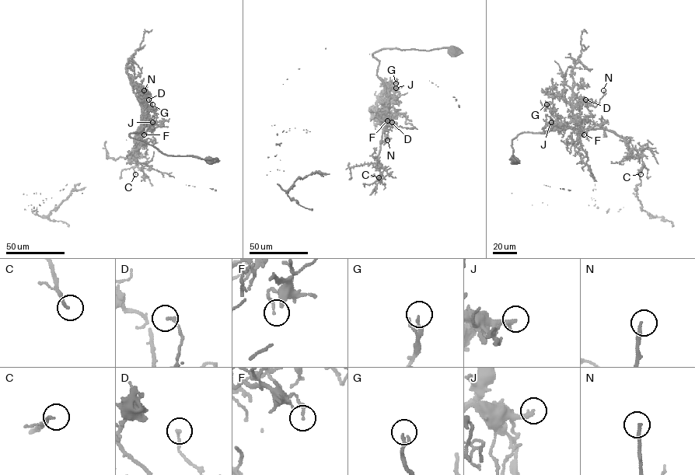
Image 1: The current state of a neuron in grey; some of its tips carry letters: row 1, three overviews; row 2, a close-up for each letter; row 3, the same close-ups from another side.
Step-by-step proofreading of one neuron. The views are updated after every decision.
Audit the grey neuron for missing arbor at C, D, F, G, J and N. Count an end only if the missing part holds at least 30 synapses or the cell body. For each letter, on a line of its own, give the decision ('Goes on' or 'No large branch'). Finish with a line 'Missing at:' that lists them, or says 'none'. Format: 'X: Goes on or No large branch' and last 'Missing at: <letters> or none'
C: Goes on
D: No large branch
F: No large branch
G: No large branch
J: Goes on
N: Goes on
Missing at: C, J, N

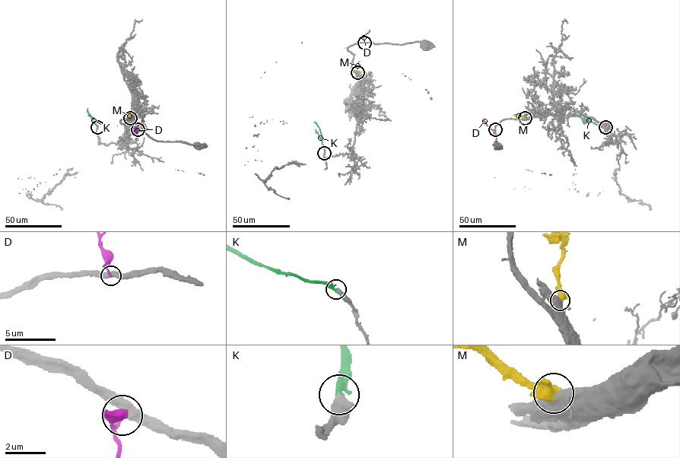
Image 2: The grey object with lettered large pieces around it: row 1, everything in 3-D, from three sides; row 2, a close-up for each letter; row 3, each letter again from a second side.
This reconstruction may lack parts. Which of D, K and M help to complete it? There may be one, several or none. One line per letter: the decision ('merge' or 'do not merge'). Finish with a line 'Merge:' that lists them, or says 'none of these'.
D: do not merge
K: merge
M: do not merge
Merge: K

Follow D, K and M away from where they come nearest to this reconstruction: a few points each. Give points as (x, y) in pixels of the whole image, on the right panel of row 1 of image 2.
D: (495, 130), (490, 128), (482, 119)
K: (605, 127), (578, 116), (573, 108)
M: (525, 118), (513, 115)

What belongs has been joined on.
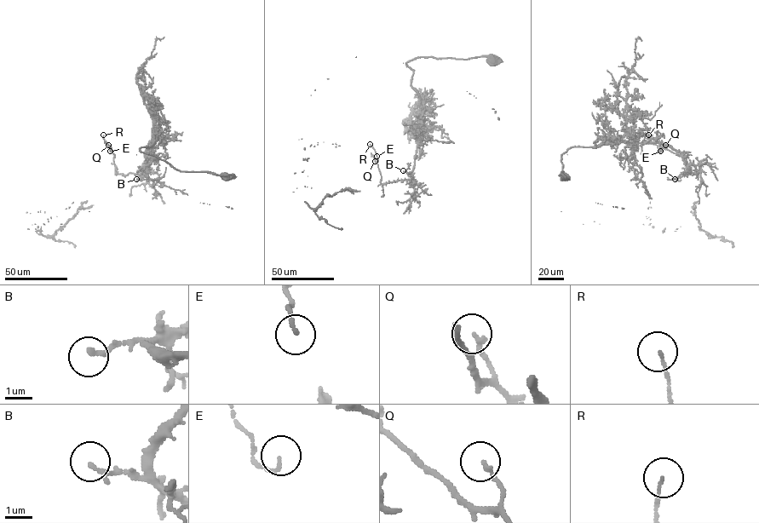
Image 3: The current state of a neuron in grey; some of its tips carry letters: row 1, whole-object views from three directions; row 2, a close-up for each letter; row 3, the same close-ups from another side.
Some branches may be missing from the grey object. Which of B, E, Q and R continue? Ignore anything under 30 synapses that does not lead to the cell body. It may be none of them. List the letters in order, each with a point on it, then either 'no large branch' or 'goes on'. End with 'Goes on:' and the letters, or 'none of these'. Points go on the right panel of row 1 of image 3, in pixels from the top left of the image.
B: (675, 179) | goes on
E: (660, 151) | no large branch
Q: (665, 145) | no large branch
R: (648, 135) | no large branch
Goes on: B

